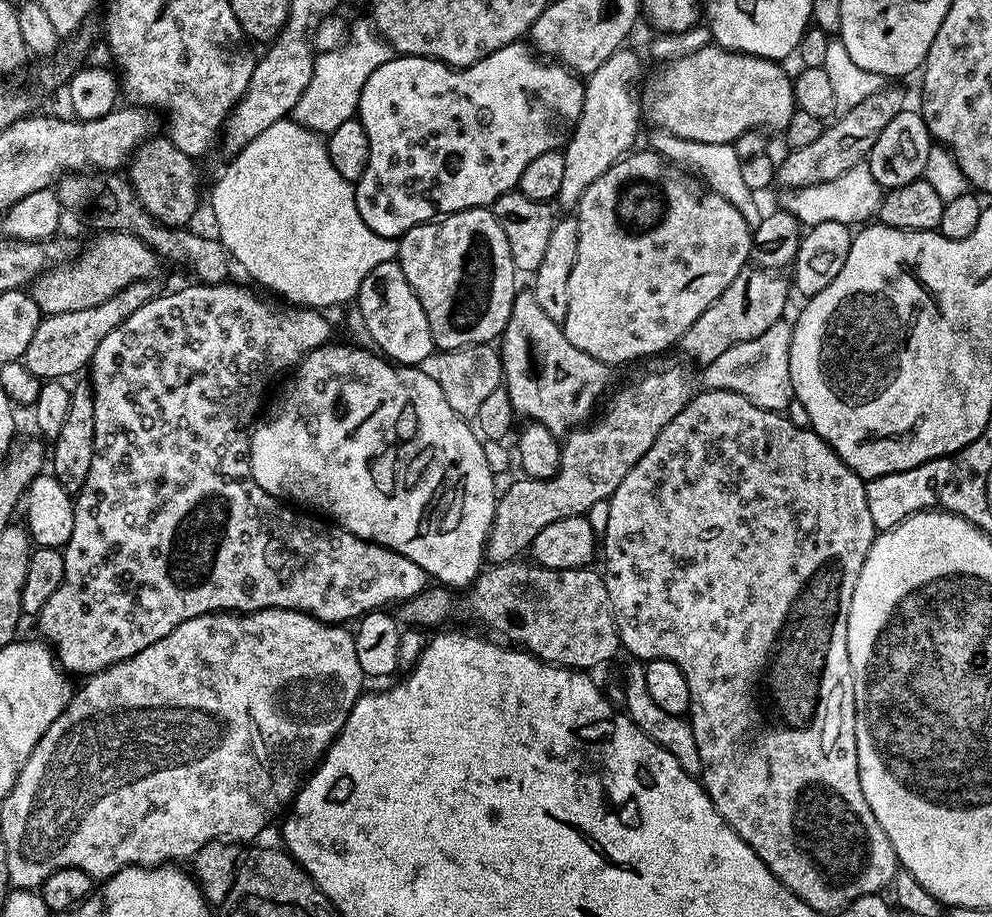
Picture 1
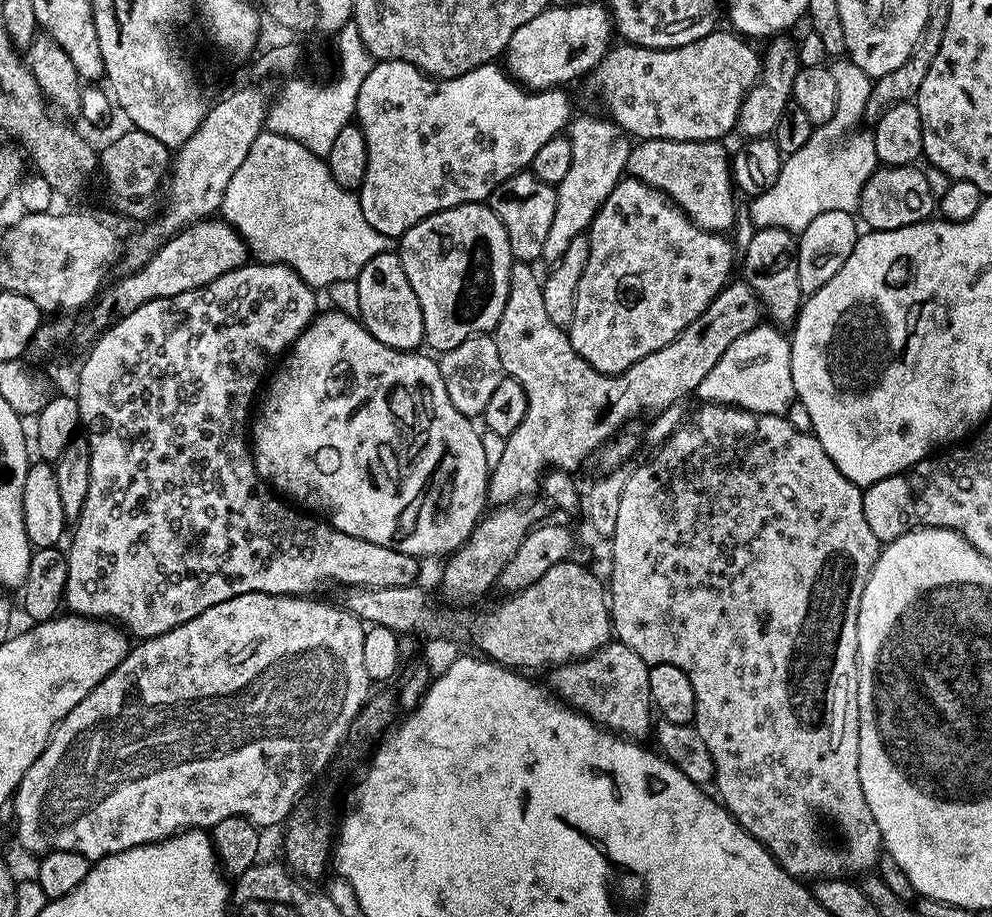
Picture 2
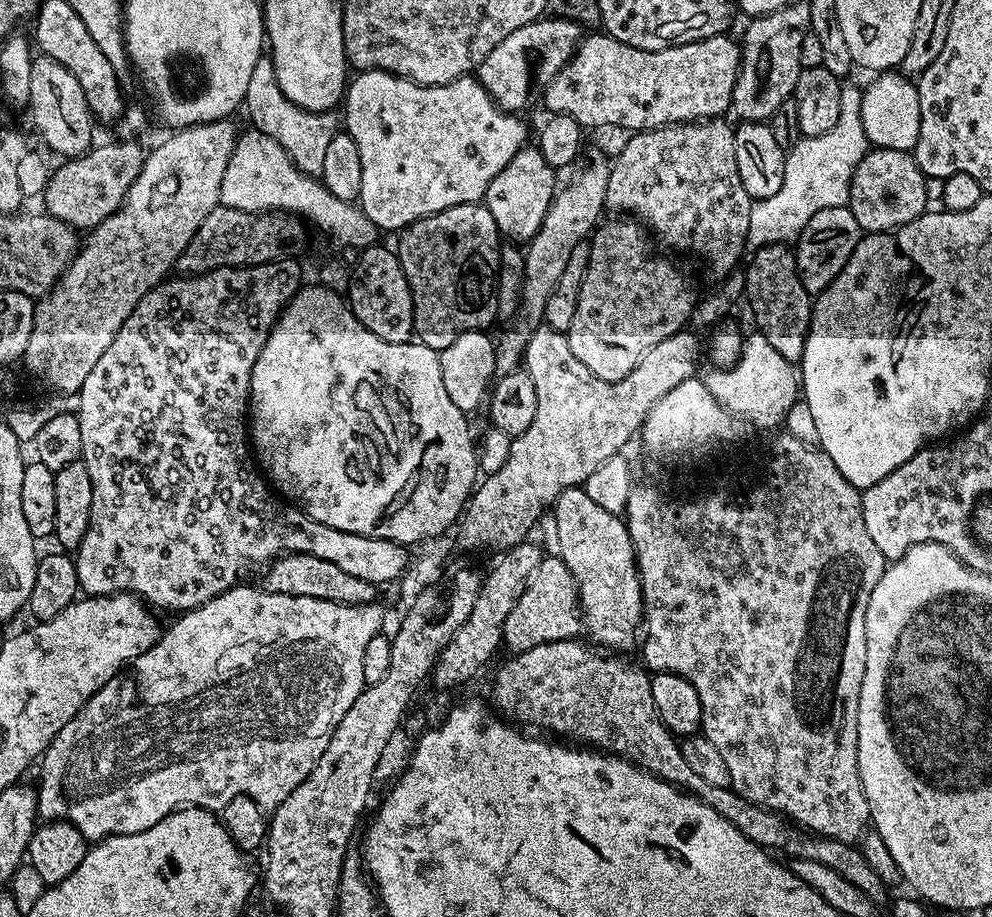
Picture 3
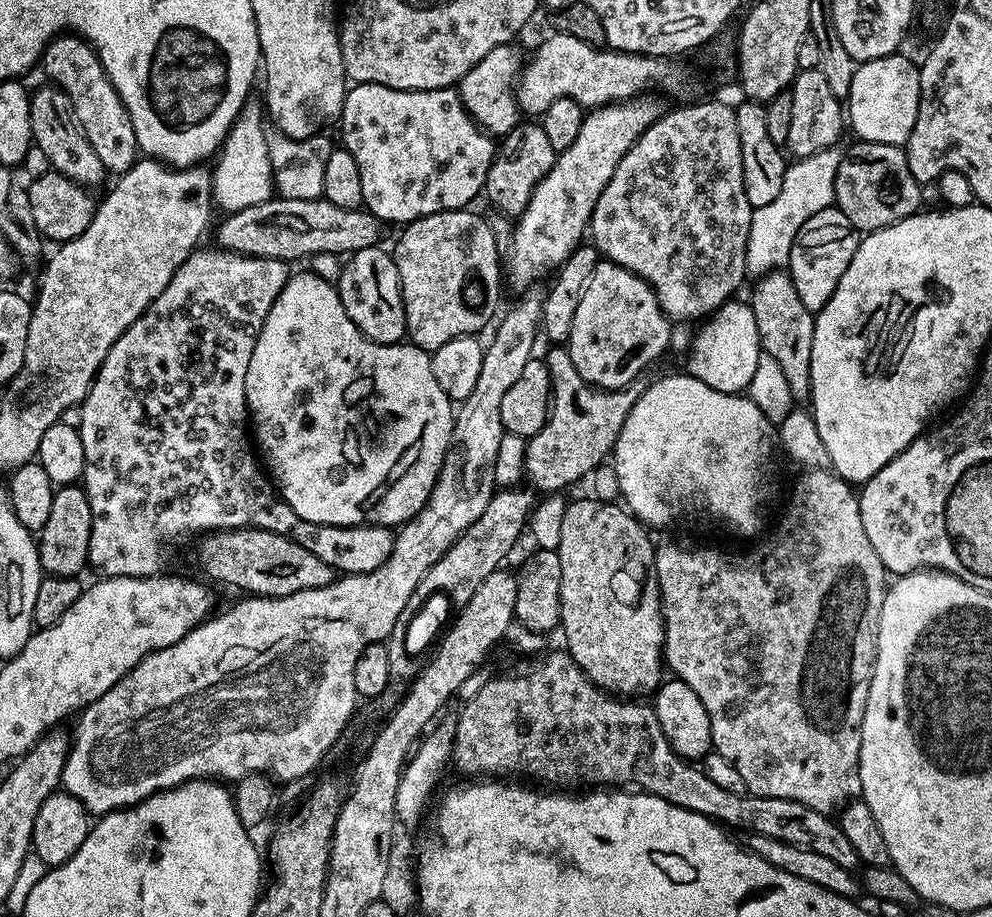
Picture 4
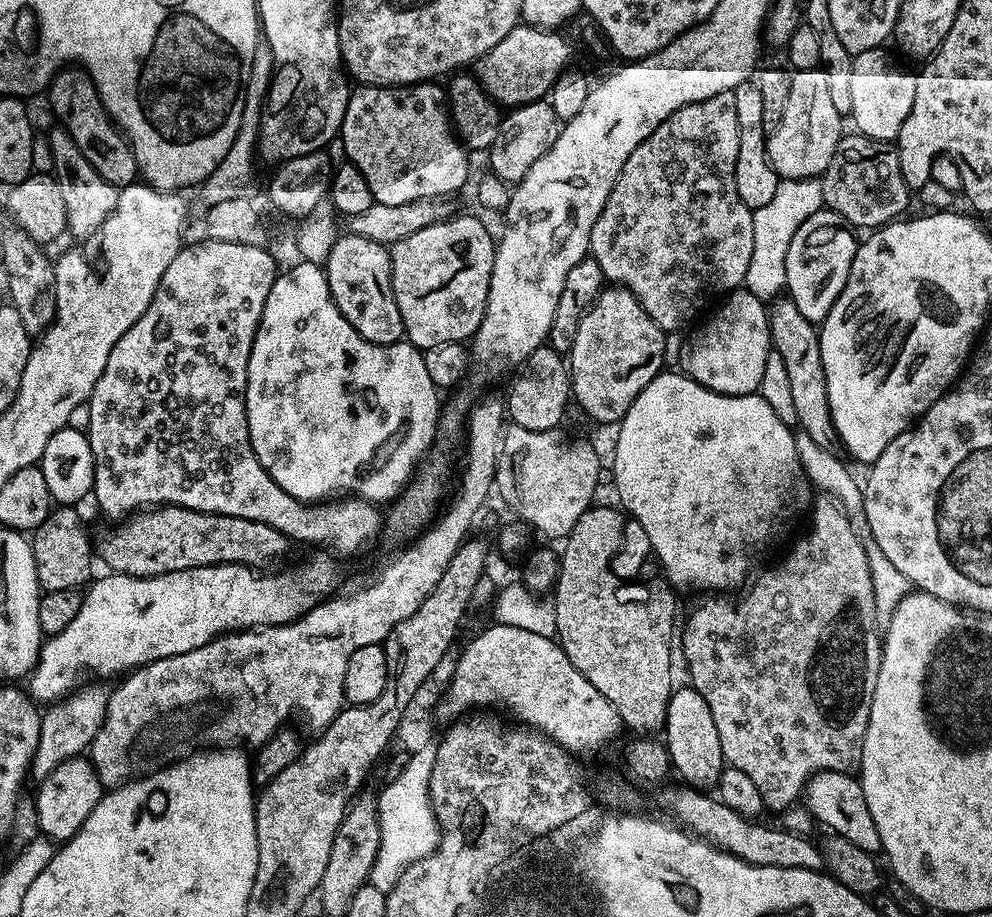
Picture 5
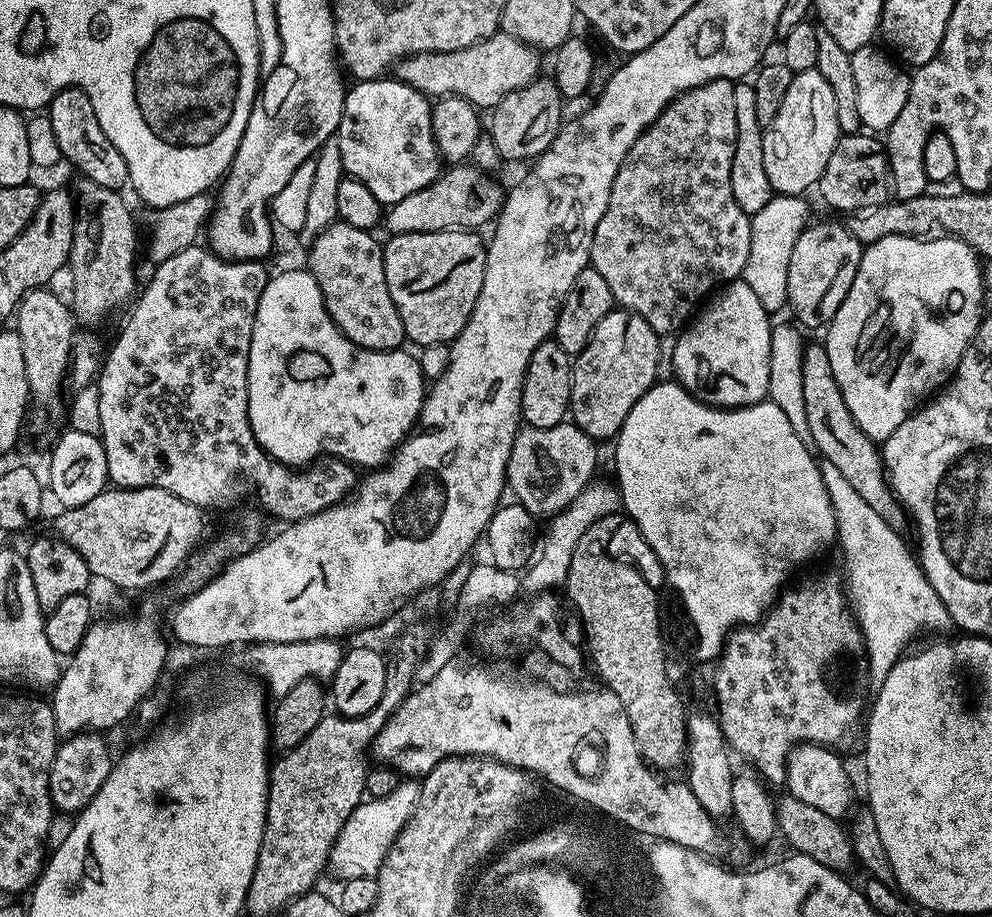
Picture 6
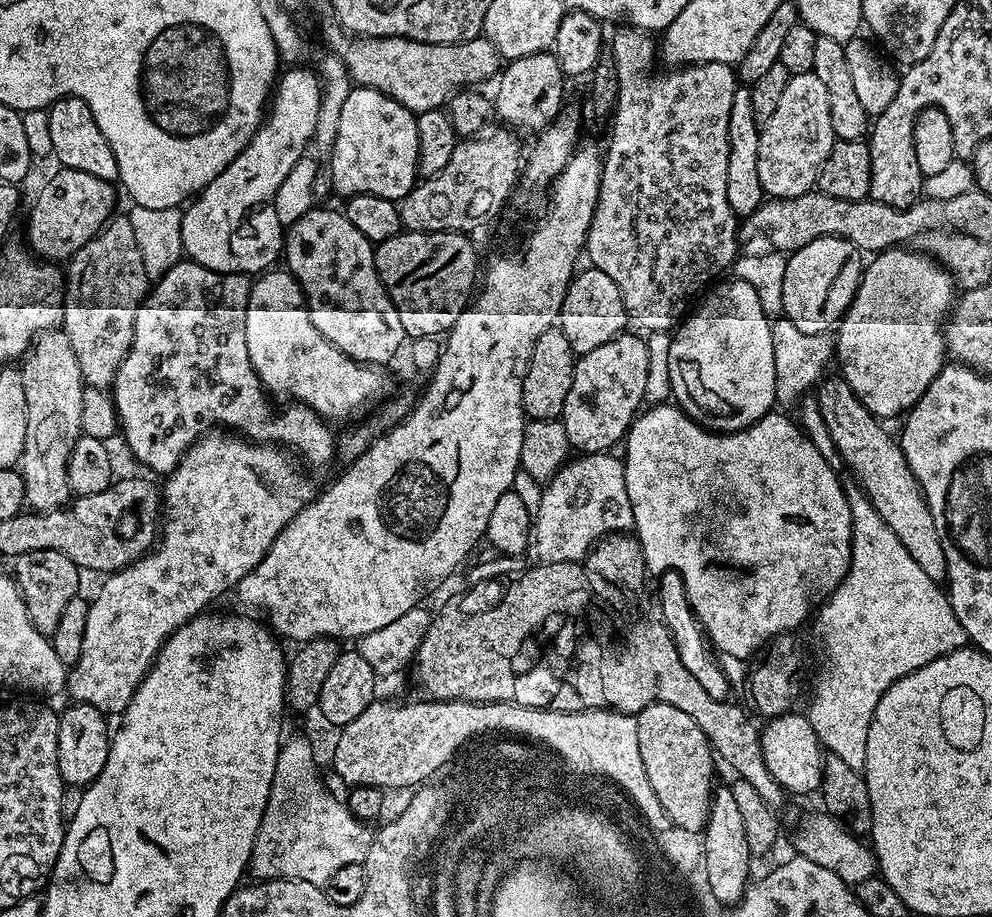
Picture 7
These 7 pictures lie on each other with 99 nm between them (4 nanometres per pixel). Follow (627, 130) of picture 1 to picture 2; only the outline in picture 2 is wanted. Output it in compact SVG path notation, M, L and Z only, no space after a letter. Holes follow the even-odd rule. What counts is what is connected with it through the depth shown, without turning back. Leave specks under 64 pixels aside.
M603 115L579 116L571 121L566 132L571 150L570 171L560 184L555 185L554 222L550 226L550 234L546 234L543 255L548 262L560 260L562 254L566 254L566 246L570 246L574 238L587 233L602 202L610 198L610 190L614 190L628 166L629 137Z

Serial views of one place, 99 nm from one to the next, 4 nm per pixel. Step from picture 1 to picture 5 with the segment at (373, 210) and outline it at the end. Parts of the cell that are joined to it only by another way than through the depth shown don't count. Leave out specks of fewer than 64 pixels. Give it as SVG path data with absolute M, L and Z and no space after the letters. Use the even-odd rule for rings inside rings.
M425 82L402 88L360 86L349 95L338 140L344 143L347 163L362 170L375 203L402 206L415 200L448 198L467 182L469 153L453 129L445 89L438 85Z

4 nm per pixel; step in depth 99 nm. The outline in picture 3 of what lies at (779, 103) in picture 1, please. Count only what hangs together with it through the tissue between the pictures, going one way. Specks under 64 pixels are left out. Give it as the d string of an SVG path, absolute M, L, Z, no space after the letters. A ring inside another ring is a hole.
M607 34L585 35L568 64L558 70L544 91L542 104L549 108L549 113L574 118L585 130L629 128L627 131L632 134L665 128L667 124L690 124L697 120L723 117L732 107L734 82L740 73L740 44L730 37L721 34L677 48L642 50L626 46L626 42L618 42L618 38Z

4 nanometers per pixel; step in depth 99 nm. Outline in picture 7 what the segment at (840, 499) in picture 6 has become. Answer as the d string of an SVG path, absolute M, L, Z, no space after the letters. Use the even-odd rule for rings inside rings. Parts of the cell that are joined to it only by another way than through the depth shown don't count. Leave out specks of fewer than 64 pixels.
M845 479L843 486L852 515L852 561L843 582L819 605L814 616L816 640L824 651L824 661L820 664L820 673L816 676L806 715L821 745L831 755L842 758L842 762L860 770L866 758L870 722L882 694L890 690L895 680L901 680L906 674L965 647L969 639L962 630L962 622L958 622L954 614L945 589L937 581L931 580L918 567L918 562L910 558L910 554L906 554L906 546L898 542L898 534L886 526L855 479Z

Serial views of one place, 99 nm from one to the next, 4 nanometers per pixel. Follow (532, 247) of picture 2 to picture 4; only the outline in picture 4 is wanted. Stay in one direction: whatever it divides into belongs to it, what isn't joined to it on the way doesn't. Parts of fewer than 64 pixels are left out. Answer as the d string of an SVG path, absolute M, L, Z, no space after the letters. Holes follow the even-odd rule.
M543 123L516 124L514 130L510 130L510 134L506 134L499 141L496 157L486 174L483 195L488 196L493 209L513 218L520 217L526 210L538 182L542 182L542 178L546 178L546 174L554 166L557 155L554 146L550 146L550 141L546 139Z

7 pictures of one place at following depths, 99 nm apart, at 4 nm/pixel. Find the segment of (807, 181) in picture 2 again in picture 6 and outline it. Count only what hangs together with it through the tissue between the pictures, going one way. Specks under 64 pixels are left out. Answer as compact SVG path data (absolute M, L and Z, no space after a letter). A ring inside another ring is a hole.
M773 195L762 210L751 213L750 258L746 258L742 278L750 290L754 290L758 302L762 302L769 314L776 314L788 304L788 283L790 282L790 254L805 228L809 227L808 204L804 196Z

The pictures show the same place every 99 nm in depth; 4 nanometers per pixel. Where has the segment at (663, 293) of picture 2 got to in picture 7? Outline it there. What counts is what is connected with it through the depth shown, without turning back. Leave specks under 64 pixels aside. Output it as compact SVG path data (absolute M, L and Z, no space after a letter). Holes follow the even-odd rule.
M621 334L610 342L602 342L598 350L590 350L590 354L579 357L572 369L572 385L570 394L566 394L566 402L562 413L566 438L577 453L607 453L615 449L616 443L627 437L633 420L636 419L645 403L643 391L646 385L646 374L649 369L649 355L643 339Z

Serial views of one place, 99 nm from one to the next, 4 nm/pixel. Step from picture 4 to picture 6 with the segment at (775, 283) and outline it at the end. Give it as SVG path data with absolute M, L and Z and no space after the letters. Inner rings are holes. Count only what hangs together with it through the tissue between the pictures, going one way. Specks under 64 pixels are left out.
M809 343L804 349L802 358L802 395L806 401L806 426L810 426L810 435L814 437L814 449L823 459L829 460L835 468L850 482L850 487L865 500L872 509L882 514L885 522L893 526L900 526L905 518L905 511L899 500L892 493L888 484L888 474L884 470L884 458L877 441L870 439L860 429L858 422L846 410L846 400L842 398L842 390L838 390L838 382L834 382L834 374L830 370L830 358L826 354L823 343Z

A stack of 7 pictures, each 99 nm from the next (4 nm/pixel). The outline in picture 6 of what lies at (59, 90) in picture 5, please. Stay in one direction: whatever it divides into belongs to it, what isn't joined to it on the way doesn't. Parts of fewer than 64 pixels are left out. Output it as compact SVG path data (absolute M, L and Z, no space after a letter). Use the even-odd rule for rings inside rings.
M67 88L59 92L48 105L46 114L50 118L50 126L54 126L61 157L69 160L83 179L98 182L100 188L117 190L128 184L126 158L114 150L114 142L110 142L102 126L98 126L98 114L94 114L94 106L90 106L90 98L86 98L81 88Z

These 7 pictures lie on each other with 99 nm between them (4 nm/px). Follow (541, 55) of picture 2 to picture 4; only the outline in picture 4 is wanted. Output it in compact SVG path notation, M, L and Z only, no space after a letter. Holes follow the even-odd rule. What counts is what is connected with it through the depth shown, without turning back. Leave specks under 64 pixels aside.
M519 43L494 46L478 66L473 66L458 85L460 101L470 118L481 132L487 132L493 138L503 138L514 130L516 124L521 123L522 113L520 104L516 100L516 85L520 79L526 63L525 53L520 53Z

